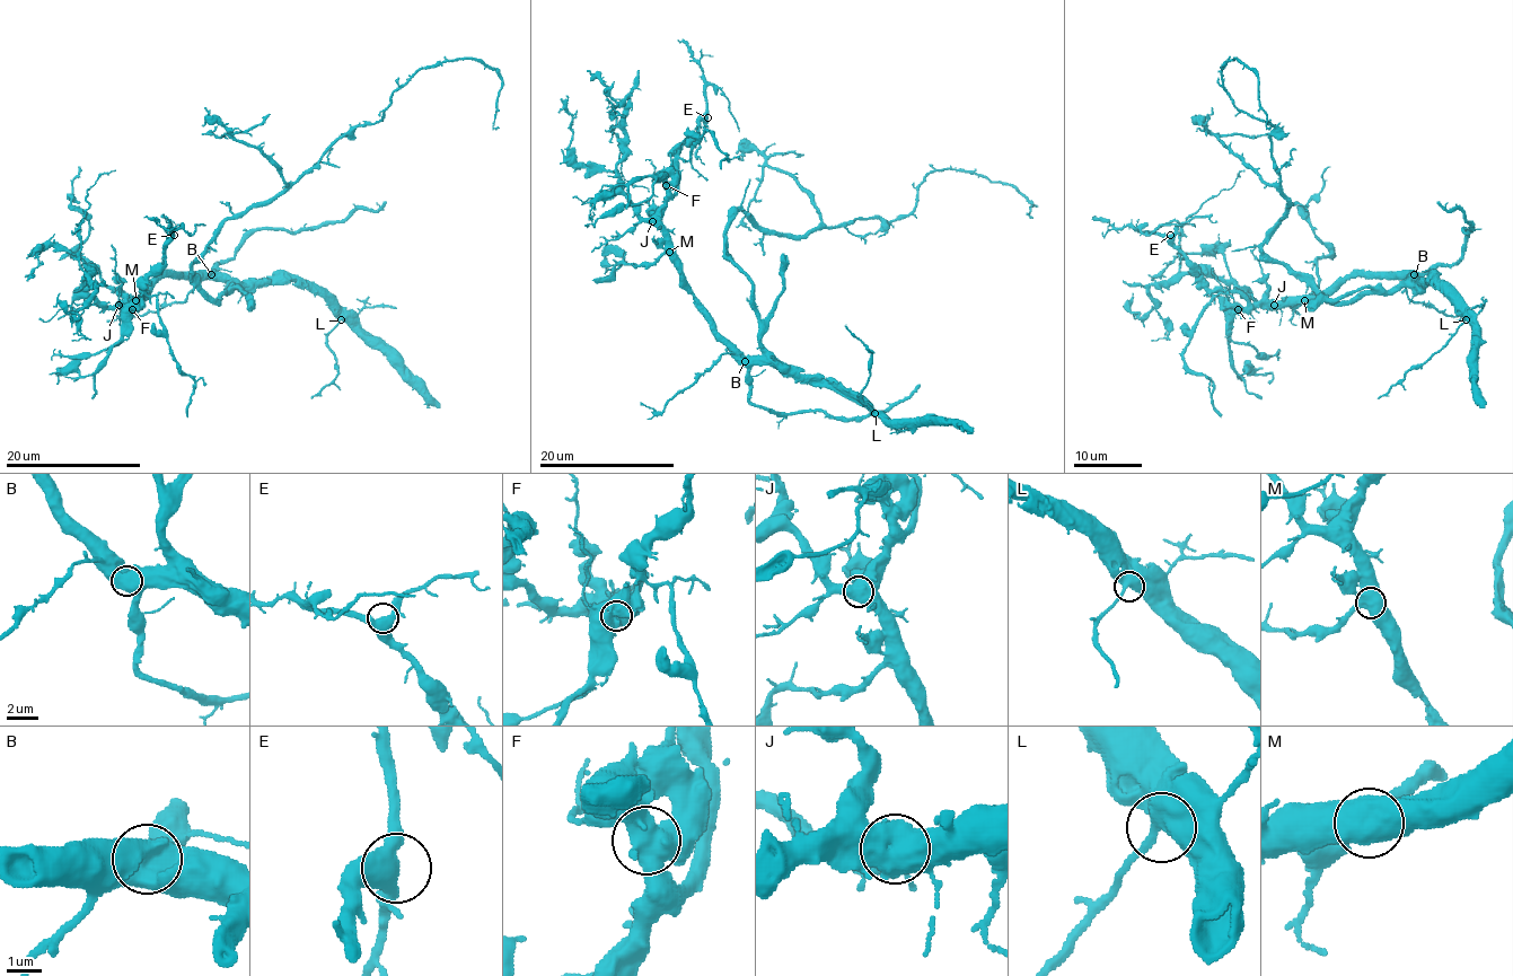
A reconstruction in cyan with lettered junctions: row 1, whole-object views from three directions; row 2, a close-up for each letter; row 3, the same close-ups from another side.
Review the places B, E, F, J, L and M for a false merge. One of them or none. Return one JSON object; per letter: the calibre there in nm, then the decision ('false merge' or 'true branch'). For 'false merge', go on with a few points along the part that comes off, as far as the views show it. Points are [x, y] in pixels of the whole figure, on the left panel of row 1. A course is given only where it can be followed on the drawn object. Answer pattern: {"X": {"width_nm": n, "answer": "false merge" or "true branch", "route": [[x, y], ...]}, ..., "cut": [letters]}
{"B": {"width_nm": 700, "answer": "true branch"}, "E": {"width_nm": 440, "answer": "true branch"}, "F": {"width_nm": 650, "answer": "true branch"}, "J": {"width_nm": 700, "answer": "true branch"}, "L": {"width_nm": 650, "answer": "true branch"}, "M": {"width_nm": 700, "answer": "true branch"}, "cut": []}

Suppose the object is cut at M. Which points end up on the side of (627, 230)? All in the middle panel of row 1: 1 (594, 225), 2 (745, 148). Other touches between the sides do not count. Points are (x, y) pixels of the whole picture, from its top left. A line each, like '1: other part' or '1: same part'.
1: same part
2: other part

